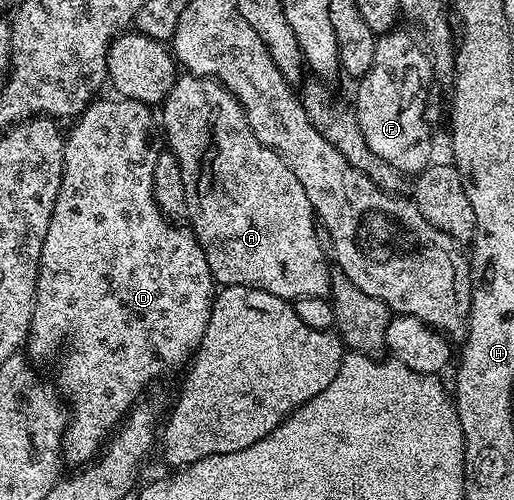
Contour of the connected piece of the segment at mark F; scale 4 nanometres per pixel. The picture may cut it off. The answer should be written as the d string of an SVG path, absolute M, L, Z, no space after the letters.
M393 29L377 38L374 49L374 65L370 65L368 72L355 84L354 110L358 125L366 137L366 145L370 145L370 149L374 149L374 153L378 153L378 157L382 157L382 161L388 161L390 165L394 165L394 169L403 171L405 176L415 177L434 159L431 135L433 132L423 117L425 96L430 88L428 78L433 78L434 68L421 40L411 30L409 30L410 32L400 30Z

